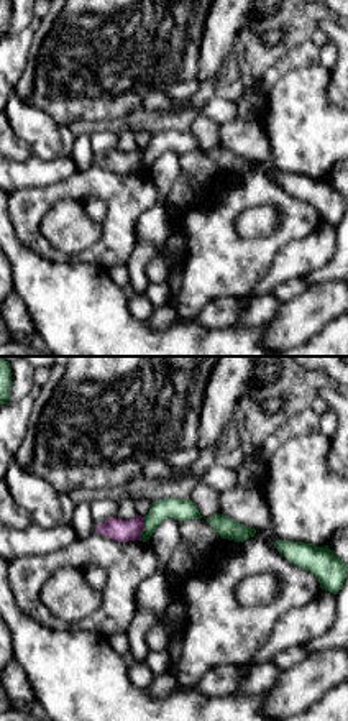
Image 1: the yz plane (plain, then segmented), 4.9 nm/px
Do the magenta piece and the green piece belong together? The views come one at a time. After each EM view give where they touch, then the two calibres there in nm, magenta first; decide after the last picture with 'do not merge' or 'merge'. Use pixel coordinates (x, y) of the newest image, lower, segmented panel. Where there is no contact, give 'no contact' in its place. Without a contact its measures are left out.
contact (141, 529); calibres 110 and 110 nm

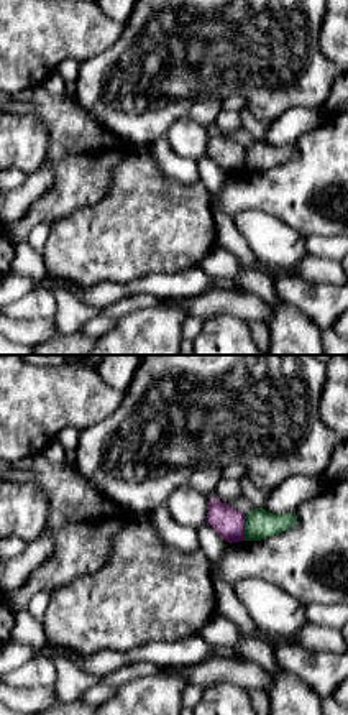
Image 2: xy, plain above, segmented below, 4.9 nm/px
contact (243, 528); calibres 150 and 140 nm

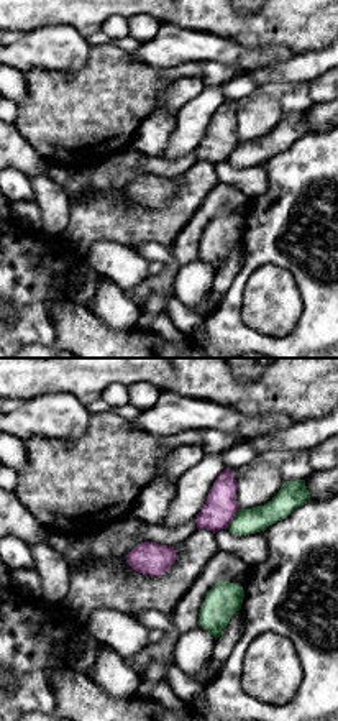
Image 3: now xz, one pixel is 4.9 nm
contact (233, 516); calibres 160 and 130 nm

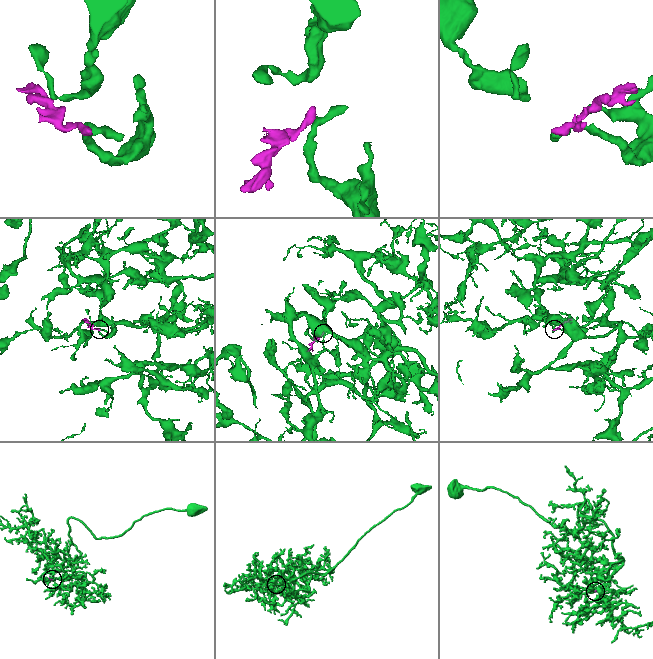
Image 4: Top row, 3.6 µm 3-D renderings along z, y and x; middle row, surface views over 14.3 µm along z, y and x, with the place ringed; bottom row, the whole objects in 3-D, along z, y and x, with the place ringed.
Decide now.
do not merge

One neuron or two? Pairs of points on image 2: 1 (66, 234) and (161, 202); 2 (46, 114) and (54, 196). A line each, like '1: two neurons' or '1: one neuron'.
1: one neuron
2: one neuron

